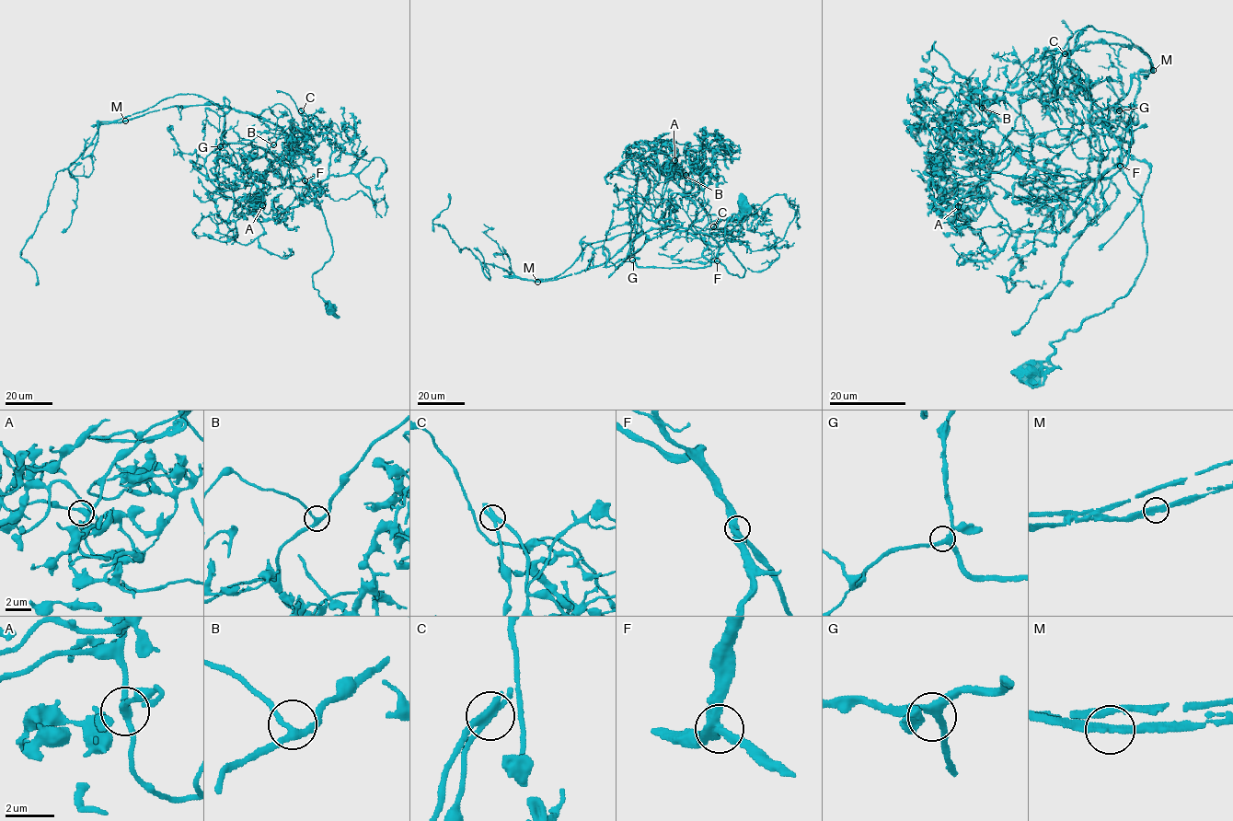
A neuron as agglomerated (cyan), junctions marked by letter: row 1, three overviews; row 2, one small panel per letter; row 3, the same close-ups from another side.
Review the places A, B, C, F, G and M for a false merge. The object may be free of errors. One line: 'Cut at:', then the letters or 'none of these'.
Cut at: C

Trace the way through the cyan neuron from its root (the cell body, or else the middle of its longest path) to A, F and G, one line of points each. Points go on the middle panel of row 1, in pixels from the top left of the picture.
A: (743, 203), (724, 235), (740, 277), (702, 254), (708, 245), (679, 200), (694, 179), (665, 168), (674, 160)
F: (743, 203), (742, 209), (725, 225), (724, 240), (745, 269), (743, 276), (731, 273), (717, 260)
G: (743, 203), (728, 221), (724, 235), (745, 269), (743, 277), (717, 261), (687, 268), (639, 267), (632, 260)

